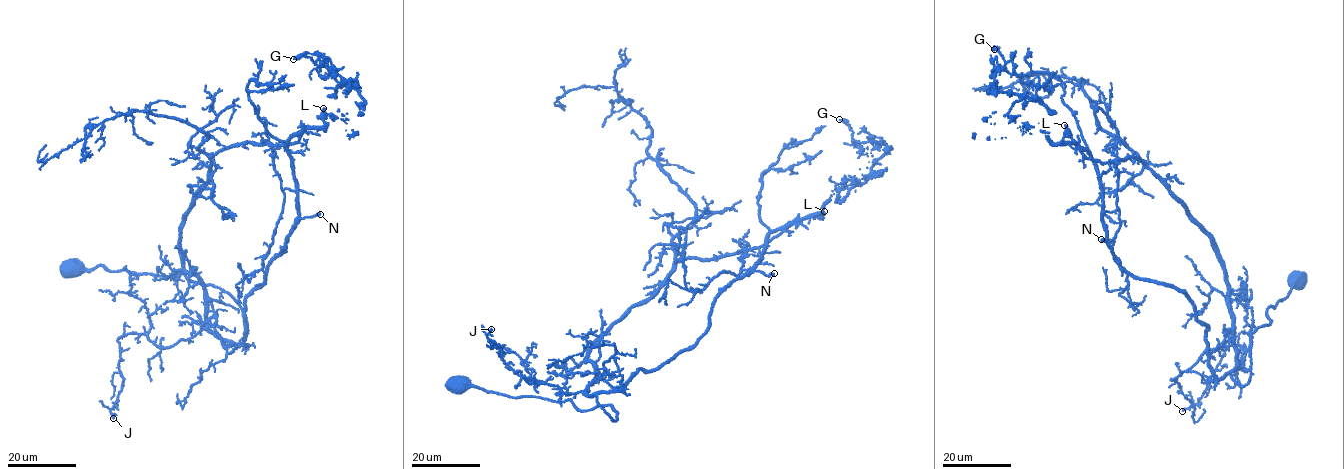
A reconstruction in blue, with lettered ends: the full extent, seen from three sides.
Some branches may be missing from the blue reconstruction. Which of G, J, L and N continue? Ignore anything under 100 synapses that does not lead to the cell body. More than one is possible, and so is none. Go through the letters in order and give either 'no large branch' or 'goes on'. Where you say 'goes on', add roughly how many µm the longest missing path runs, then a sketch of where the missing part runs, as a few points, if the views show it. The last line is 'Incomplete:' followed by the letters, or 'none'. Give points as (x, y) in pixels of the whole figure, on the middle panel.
G: no large branch
J: no large branch
L: no large branch
N: goes on; about 80 µm are missing
Incomplete: N

